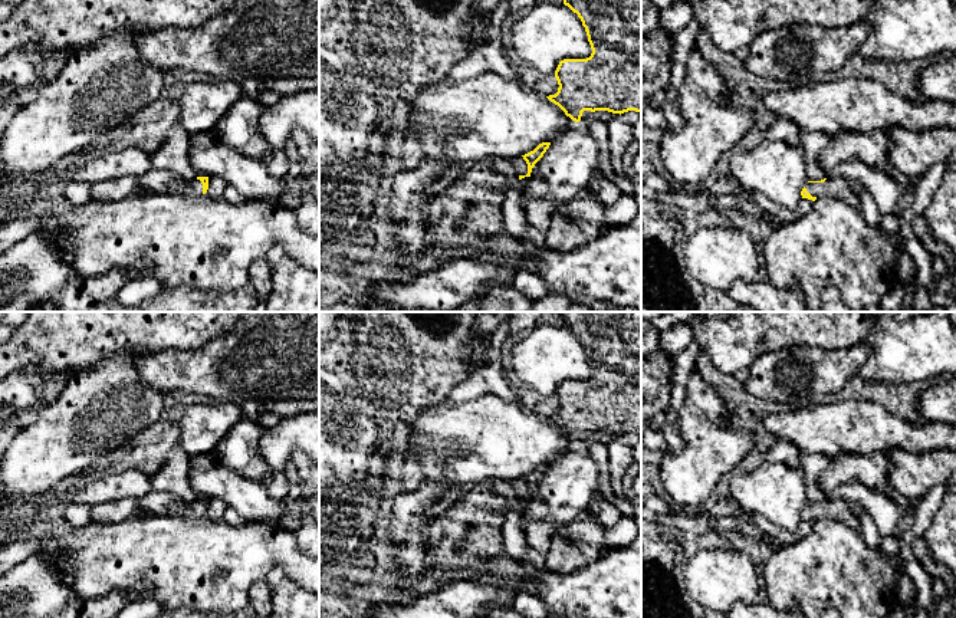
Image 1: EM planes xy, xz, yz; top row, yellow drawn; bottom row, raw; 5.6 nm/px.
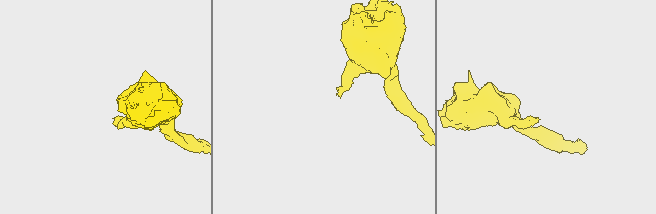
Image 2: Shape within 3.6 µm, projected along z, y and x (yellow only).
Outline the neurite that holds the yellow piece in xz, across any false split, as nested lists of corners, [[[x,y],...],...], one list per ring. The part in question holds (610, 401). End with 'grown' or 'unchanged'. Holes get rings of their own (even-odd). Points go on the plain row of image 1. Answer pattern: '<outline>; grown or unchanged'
[[[561,312],[564,326],[582,343],[592,375],[587,381],[564,381],[555,400],[558,414],[546,418],[566,438],[579,444],[584,433],[641,435],[641,312]]]; unchanged

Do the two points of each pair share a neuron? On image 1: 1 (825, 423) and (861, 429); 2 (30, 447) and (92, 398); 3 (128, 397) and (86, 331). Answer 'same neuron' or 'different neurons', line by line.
1: same neuron
2: same neuron
3: different neurons

